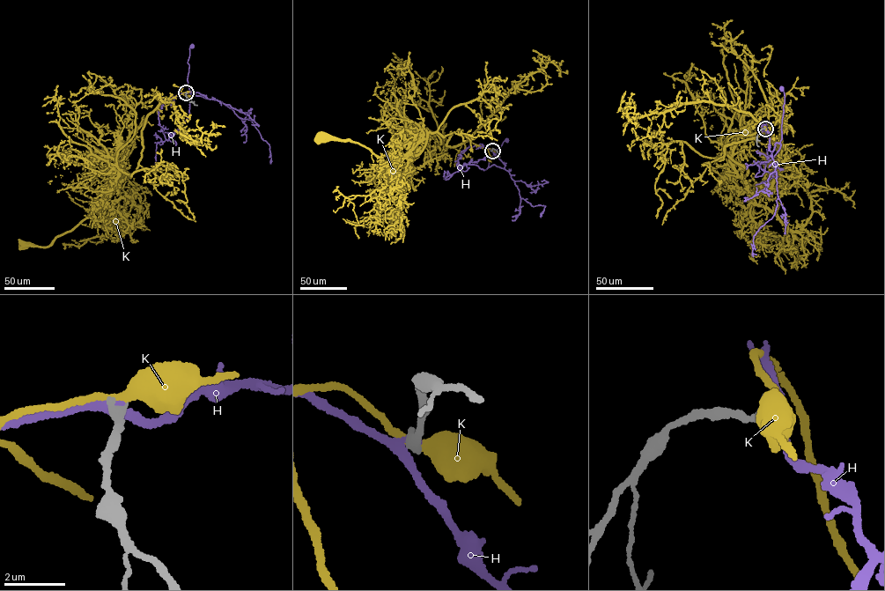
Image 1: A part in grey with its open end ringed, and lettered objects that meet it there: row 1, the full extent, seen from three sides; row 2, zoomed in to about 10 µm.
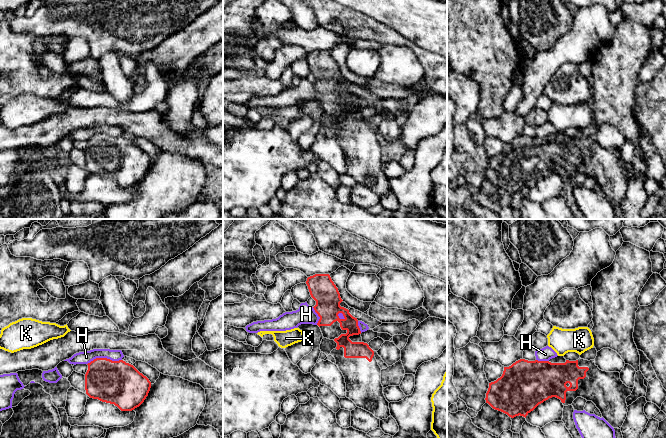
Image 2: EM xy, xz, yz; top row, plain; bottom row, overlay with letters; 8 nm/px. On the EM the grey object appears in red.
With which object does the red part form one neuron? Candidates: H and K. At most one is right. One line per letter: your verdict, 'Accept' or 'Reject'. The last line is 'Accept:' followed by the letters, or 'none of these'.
H: Reject
K: Reject
Accept: none of these

